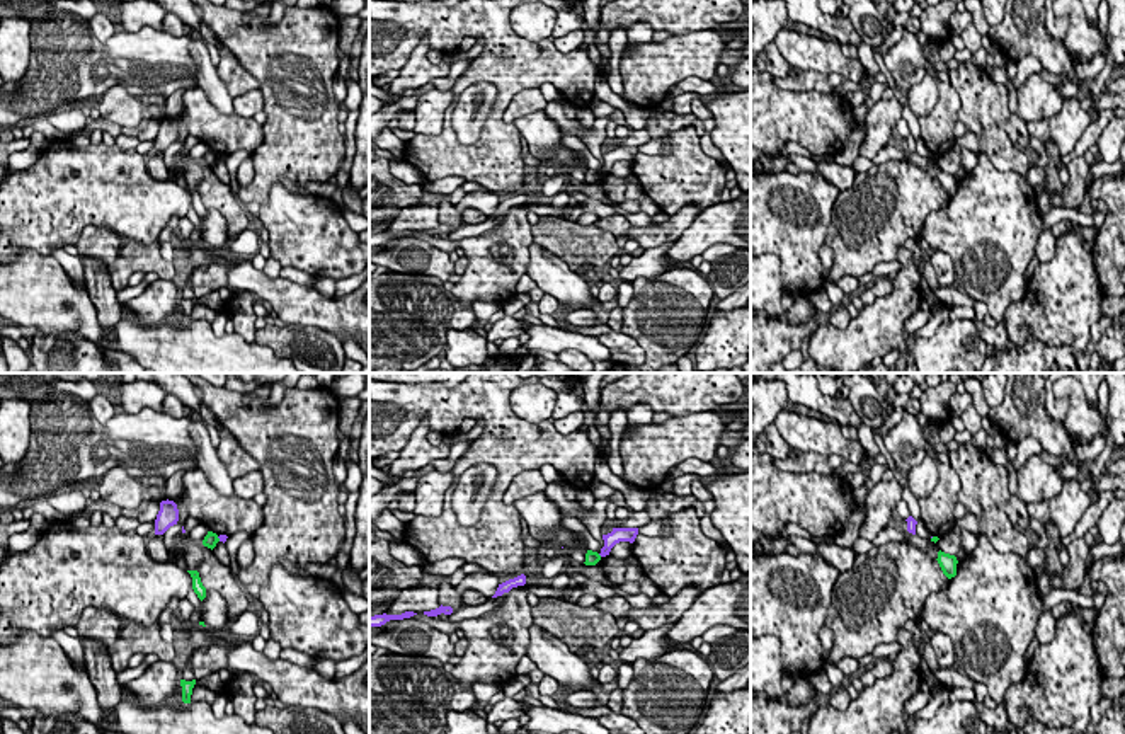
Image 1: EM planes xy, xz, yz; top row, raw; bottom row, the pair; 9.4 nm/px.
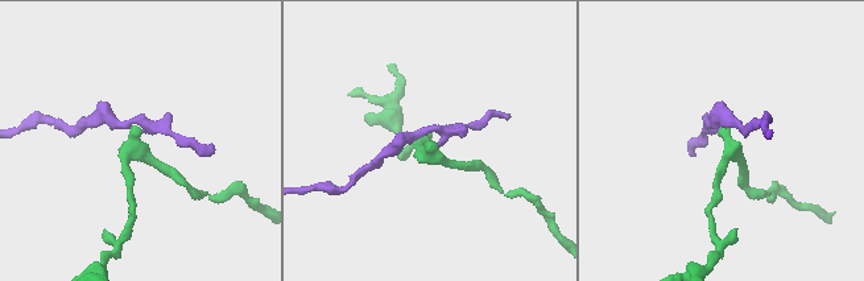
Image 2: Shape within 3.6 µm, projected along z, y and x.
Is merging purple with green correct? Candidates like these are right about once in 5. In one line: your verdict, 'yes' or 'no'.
no

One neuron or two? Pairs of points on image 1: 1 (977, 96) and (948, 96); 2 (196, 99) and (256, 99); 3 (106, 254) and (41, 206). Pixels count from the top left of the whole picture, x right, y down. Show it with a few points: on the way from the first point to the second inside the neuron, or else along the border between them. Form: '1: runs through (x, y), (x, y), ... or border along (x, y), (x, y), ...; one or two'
1: border along (955, 89), (959, 120); two
2: border along (234, 109), (252, 118); two
3: border along (119, 237), (106, 227), (87, 225), (74, 246); two

